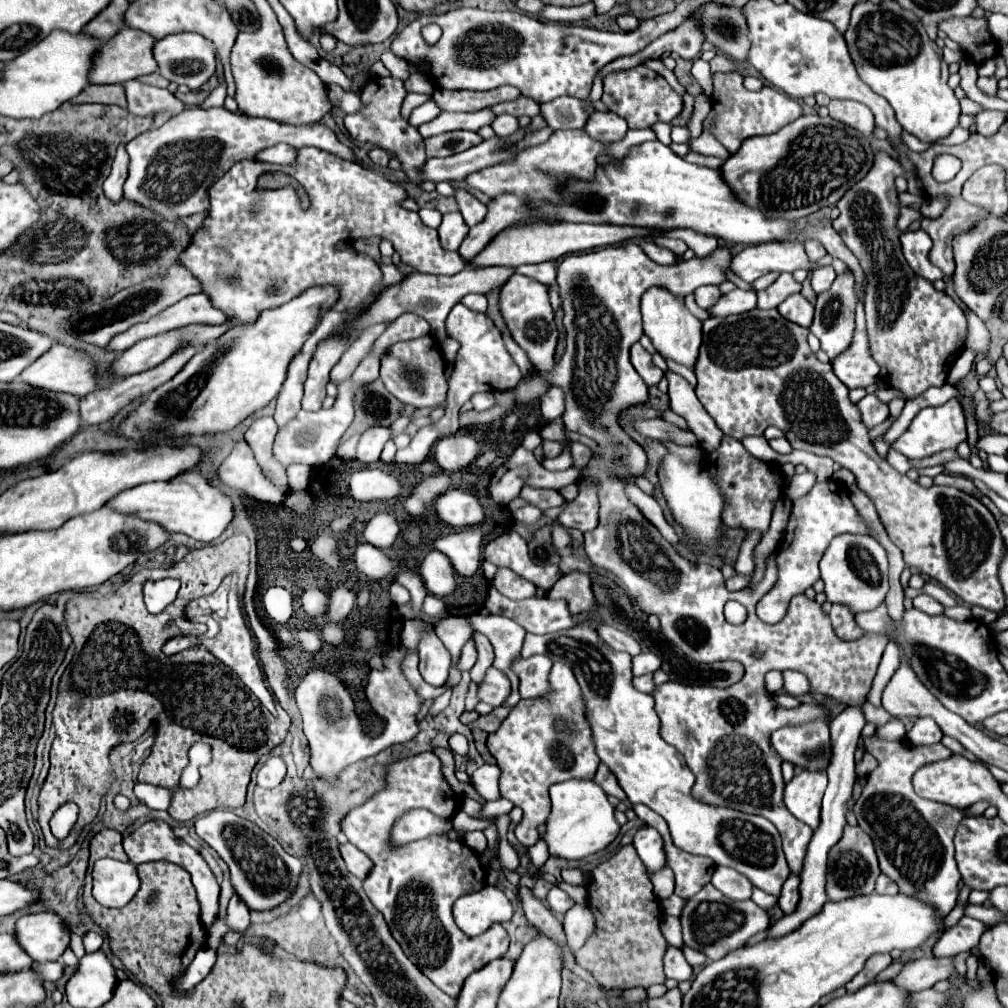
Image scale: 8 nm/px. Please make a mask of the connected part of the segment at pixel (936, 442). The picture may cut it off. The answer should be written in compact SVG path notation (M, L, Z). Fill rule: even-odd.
M955 398L946 401L938 407L926 407L922 409L910 427L892 443L896 451L902 455L908 455L910 459L924 459L928 455L934 455L944 449L956 449L957 446L967 440L966 421L962 408Z

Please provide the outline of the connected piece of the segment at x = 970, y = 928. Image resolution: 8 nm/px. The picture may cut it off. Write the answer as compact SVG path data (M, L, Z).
M964 915L954 927L950 927L942 933L942 937L938 939L938 943L934 945L932 951L936 957L952 957L962 951L970 951L972 947L978 945L978 941L986 929L988 927L984 923Z

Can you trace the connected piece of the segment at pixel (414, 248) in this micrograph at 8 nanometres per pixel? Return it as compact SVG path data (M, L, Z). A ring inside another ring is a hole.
M315 147L300 149L298 165L290 167L262 161L240 161L232 165L226 171L226 175L210 187L210 215L204 219L202 229L194 235L192 243L180 259L182 265L200 279L200 283L204 285L204 293L212 299L212 303L228 315L232 327L238 323L256 321L264 309L278 307L314 285L336 285L340 289L340 299L332 309L343 312L356 307L374 292L382 279L382 271L368 255L336 251L334 245L338 241L380 236L392 242L402 262L412 265L420 273L450 276L465 267L465 261L462 261L462 257L456 251L450 253L440 249L437 230L425 226L418 212L406 211L400 207L402 199L406 199L406 191L400 183L392 183L372 169L364 169L358 163L340 159L328 151L320 151ZM270 171L286 173L292 179L296 179L308 193L312 205L308 209L302 209L294 187L282 187L274 191L258 189L258 177Z

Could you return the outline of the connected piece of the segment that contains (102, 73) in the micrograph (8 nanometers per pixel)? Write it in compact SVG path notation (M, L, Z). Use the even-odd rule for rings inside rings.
M122 29L116 37L108 39L102 49L96 53L94 57L94 67L90 73L90 83L96 85L108 85L108 83L124 83L130 79L136 79L140 75L150 75L158 71L156 59L152 55L152 47L154 47L156 39L144 31L138 29Z

